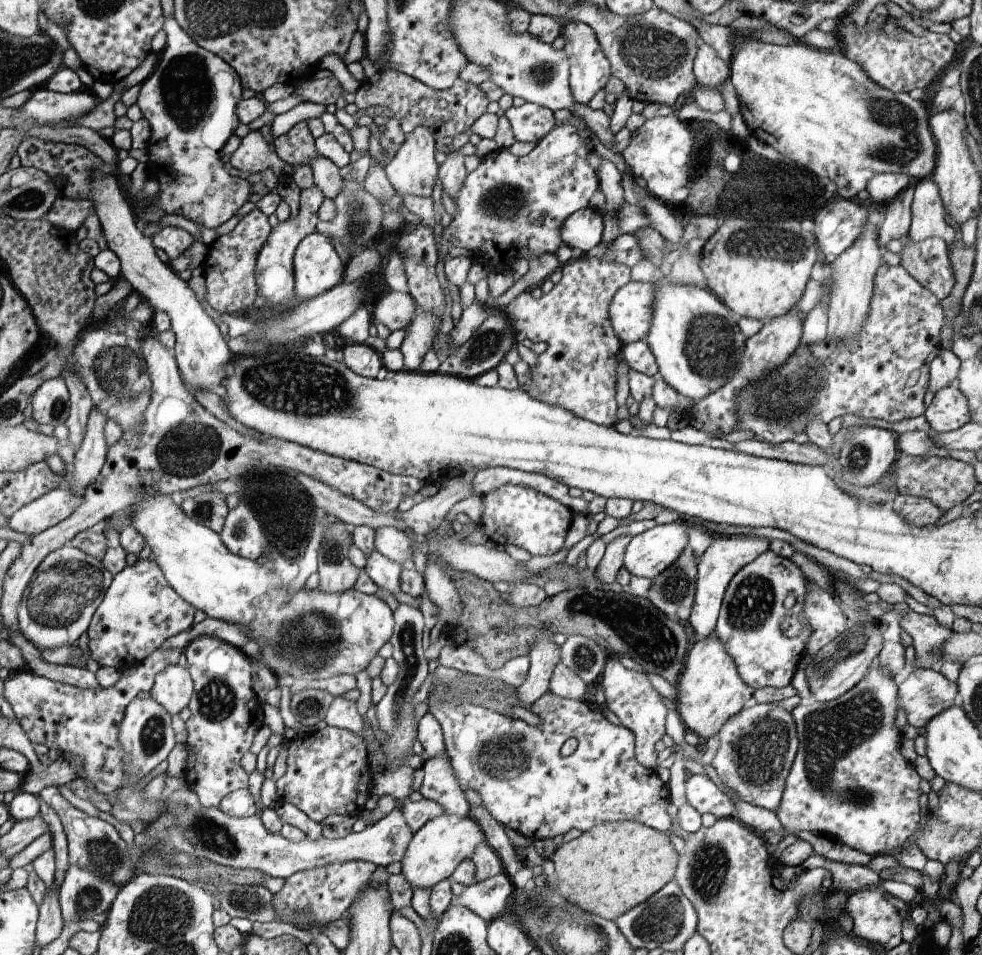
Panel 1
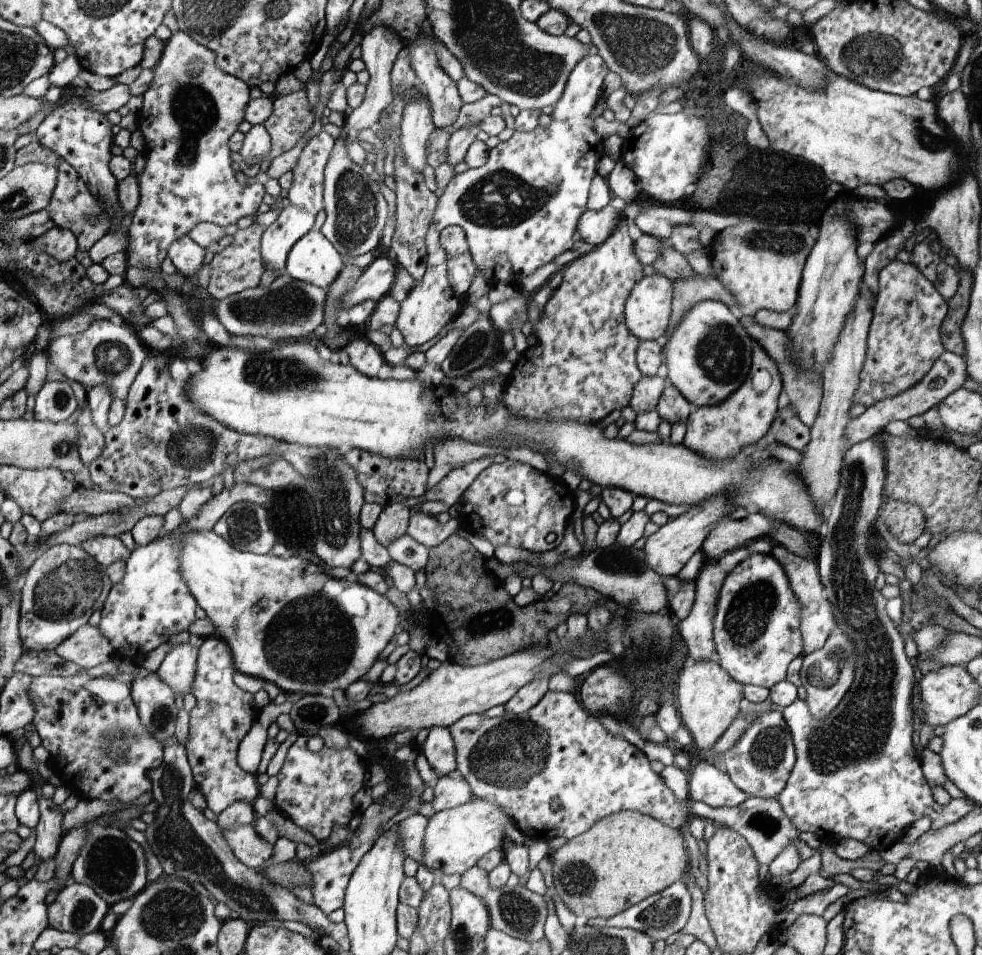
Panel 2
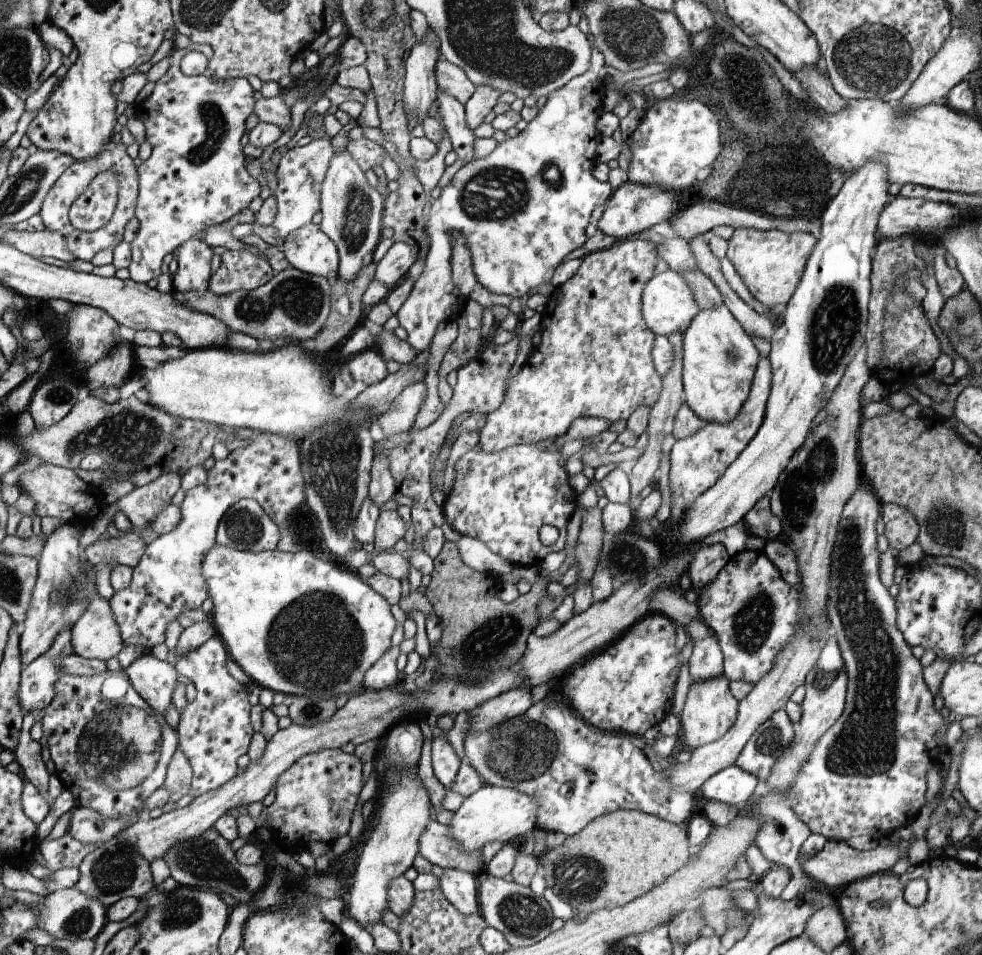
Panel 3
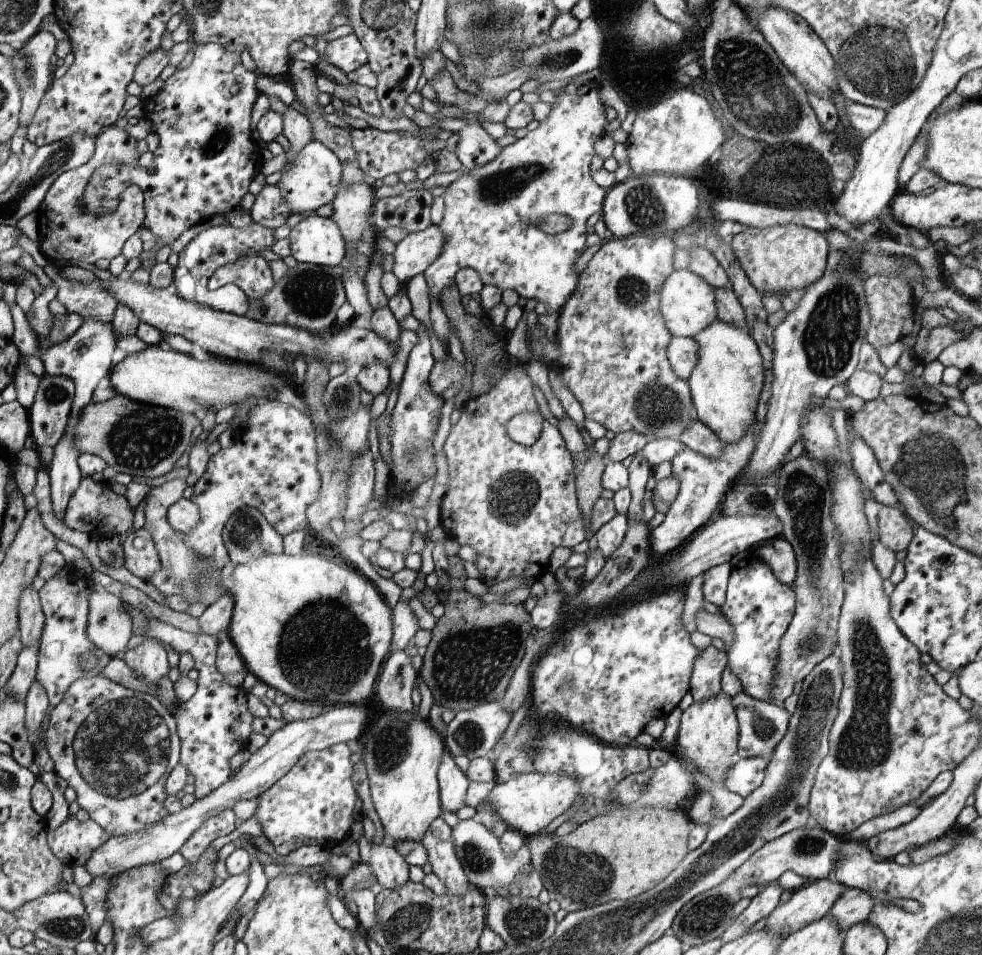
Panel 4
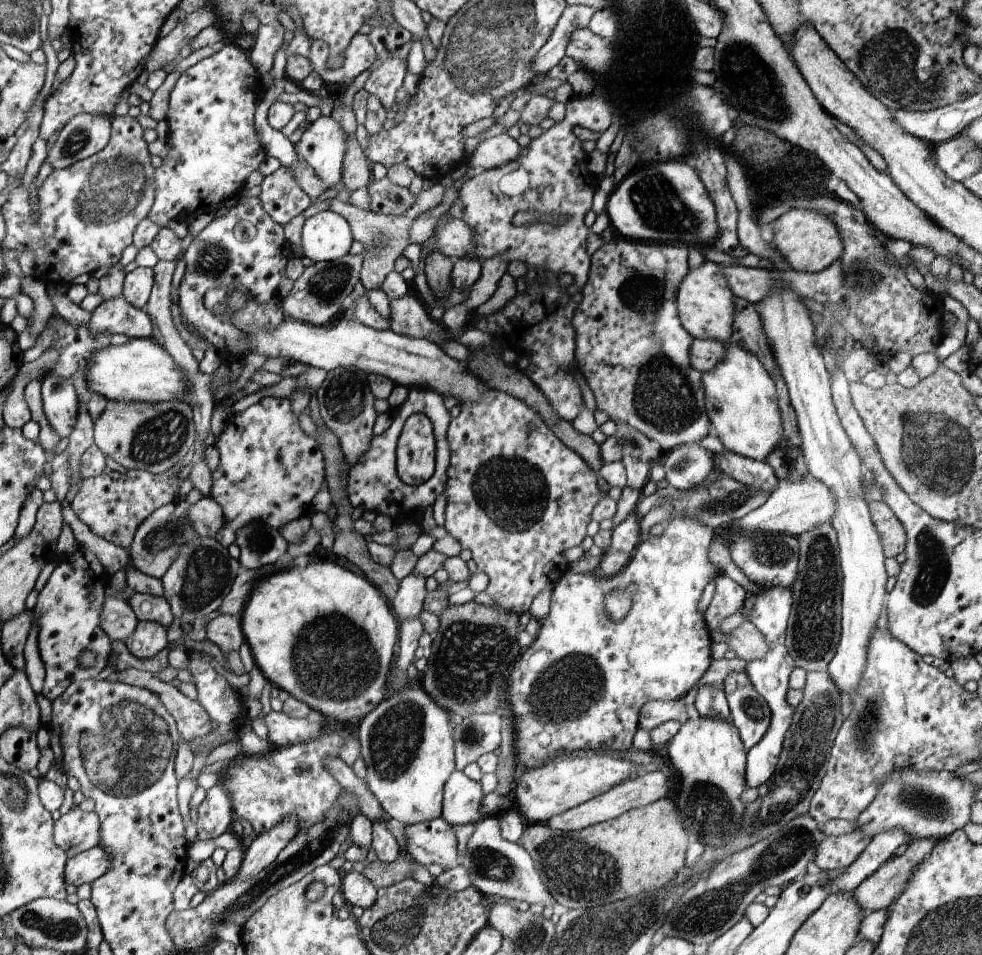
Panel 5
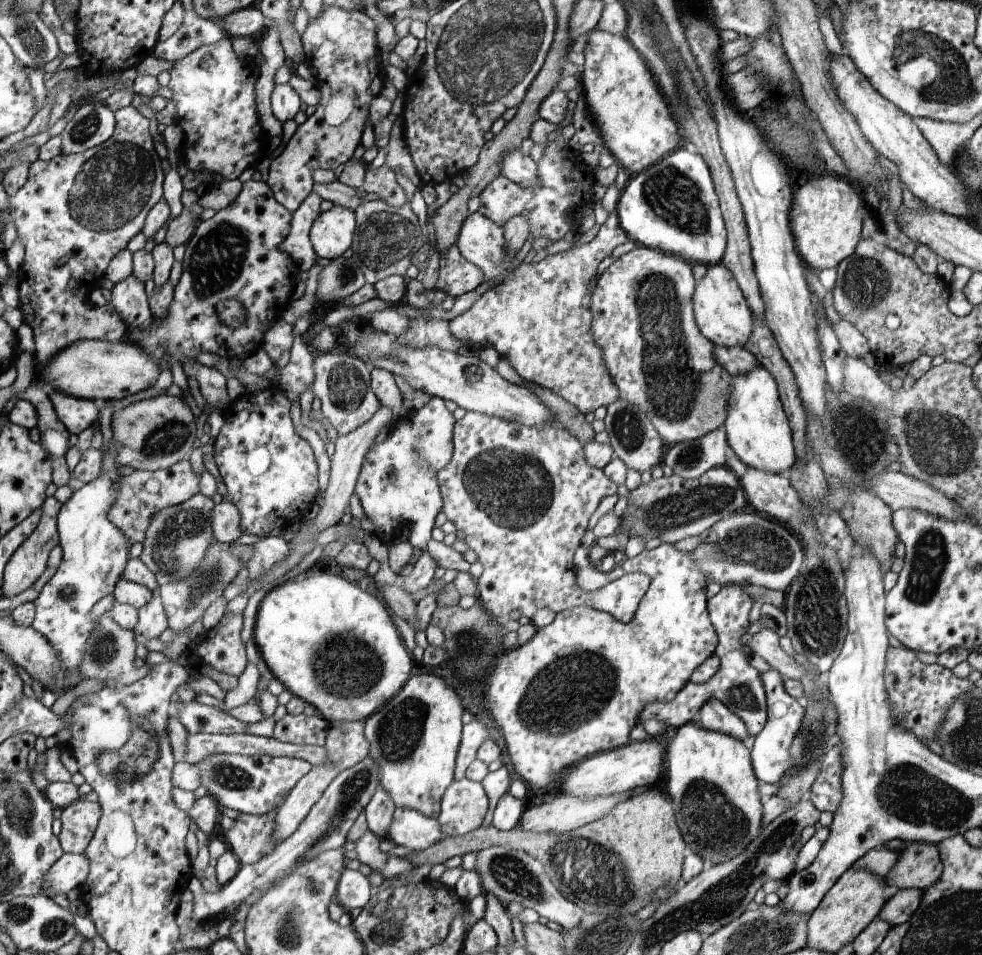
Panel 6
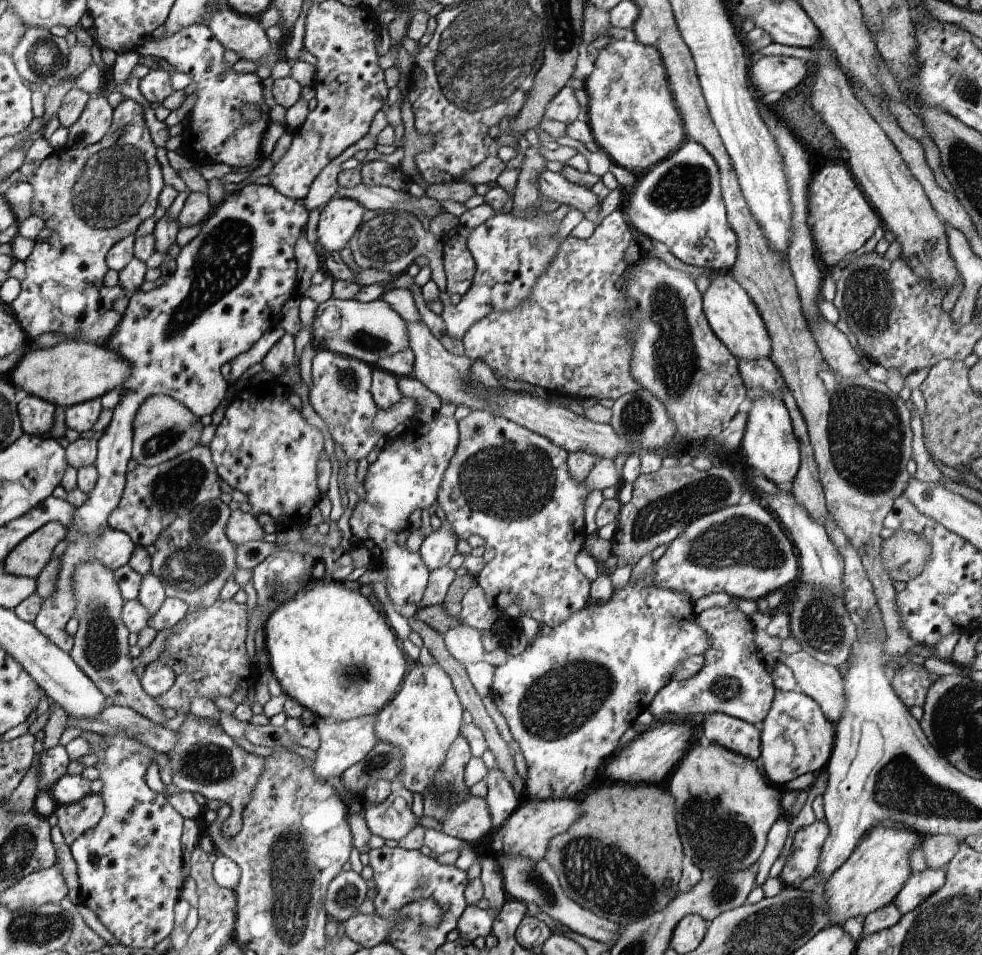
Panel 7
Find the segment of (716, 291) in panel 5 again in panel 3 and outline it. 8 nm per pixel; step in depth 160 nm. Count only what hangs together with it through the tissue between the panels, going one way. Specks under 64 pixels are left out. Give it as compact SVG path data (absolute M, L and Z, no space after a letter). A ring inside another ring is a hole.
M672 270L654 275L645 284L641 307L649 330L657 335L667 336L682 330L685 332L694 317L701 311L687 280L680 273Z

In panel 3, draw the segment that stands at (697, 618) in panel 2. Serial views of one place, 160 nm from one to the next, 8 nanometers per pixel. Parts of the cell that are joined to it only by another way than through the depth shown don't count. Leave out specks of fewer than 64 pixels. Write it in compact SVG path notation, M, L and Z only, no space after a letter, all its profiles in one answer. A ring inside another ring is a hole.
M712 633L694 642L688 668L693 681L707 681L723 675L723 652Z

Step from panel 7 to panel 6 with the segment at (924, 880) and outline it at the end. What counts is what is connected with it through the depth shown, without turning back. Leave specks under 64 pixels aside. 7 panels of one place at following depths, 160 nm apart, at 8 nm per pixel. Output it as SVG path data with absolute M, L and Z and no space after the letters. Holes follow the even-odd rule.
M906 888L906 890L891 892L886 904L882 906L878 918L882 918L891 927L904 924L912 914L916 913L921 899L922 890L918 888Z

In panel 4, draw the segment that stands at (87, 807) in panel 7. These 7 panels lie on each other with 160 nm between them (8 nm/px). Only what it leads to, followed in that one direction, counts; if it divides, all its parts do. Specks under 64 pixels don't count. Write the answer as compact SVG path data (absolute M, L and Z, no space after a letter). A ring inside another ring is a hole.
M68 817L56 830L48 834L48 843L63 864L74 869L84 866L92 852L99 850L109 838L106 830L91 817L85 822Z

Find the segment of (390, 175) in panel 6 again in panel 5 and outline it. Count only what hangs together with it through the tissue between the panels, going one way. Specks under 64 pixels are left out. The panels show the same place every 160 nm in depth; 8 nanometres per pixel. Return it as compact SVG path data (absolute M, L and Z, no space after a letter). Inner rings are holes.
M387 177L378 181L373 180L366 190L370 194L370 209L376 214L400 216L417 199L408 187L397 186Z

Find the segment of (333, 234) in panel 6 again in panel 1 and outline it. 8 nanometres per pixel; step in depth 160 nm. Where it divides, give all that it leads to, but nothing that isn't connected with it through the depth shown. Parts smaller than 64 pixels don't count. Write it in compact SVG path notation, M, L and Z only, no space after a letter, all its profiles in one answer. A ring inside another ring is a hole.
M310 233L300 241L293 254L295 292L300 300L310 300L334 288L344 274L340 256L330 237Z

